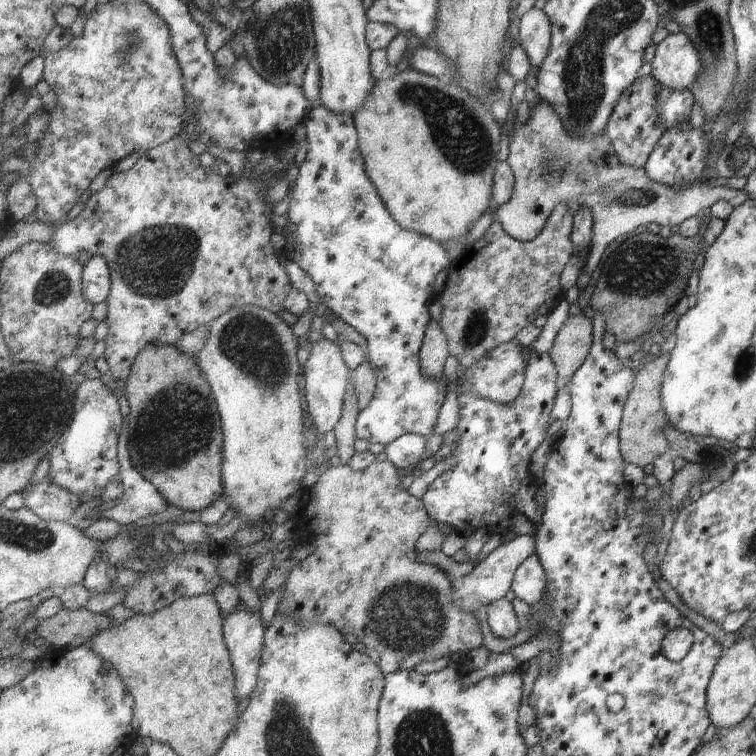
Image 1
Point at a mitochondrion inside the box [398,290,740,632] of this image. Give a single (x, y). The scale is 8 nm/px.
(476, 328)

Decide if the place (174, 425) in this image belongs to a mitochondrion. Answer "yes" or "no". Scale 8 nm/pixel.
yes

